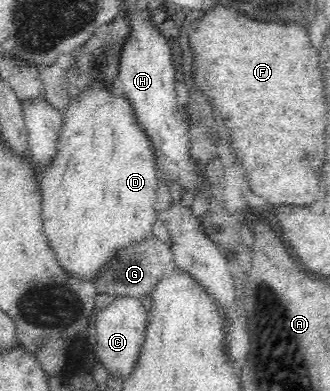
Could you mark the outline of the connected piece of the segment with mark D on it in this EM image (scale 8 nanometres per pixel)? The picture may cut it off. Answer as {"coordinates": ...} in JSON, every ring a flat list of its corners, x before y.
{"coordinates":[[94,84,91,88,86,88,82,91,78,99,71,100,63,115,63,124,57,143,57,154,51,164,42,170,41,176,43,233,46,234,47,243,50,245,51,250,54,251,56,263,62,266,69,275,81,281,95,284,100,279,100,275,104,273,103,269,120,255,120,251,124,251,124,249,128,249,128,247,132,247,136,243,144,243,144,241,148,241,153,236,153,226,158,220,157,212,154,209,158,177,156,177,154,156,152,156,152,144,150,144,146,132,140,128,140,124,136,123,134,110,132,110,128,98,117,90,104,90,102,86]]}

